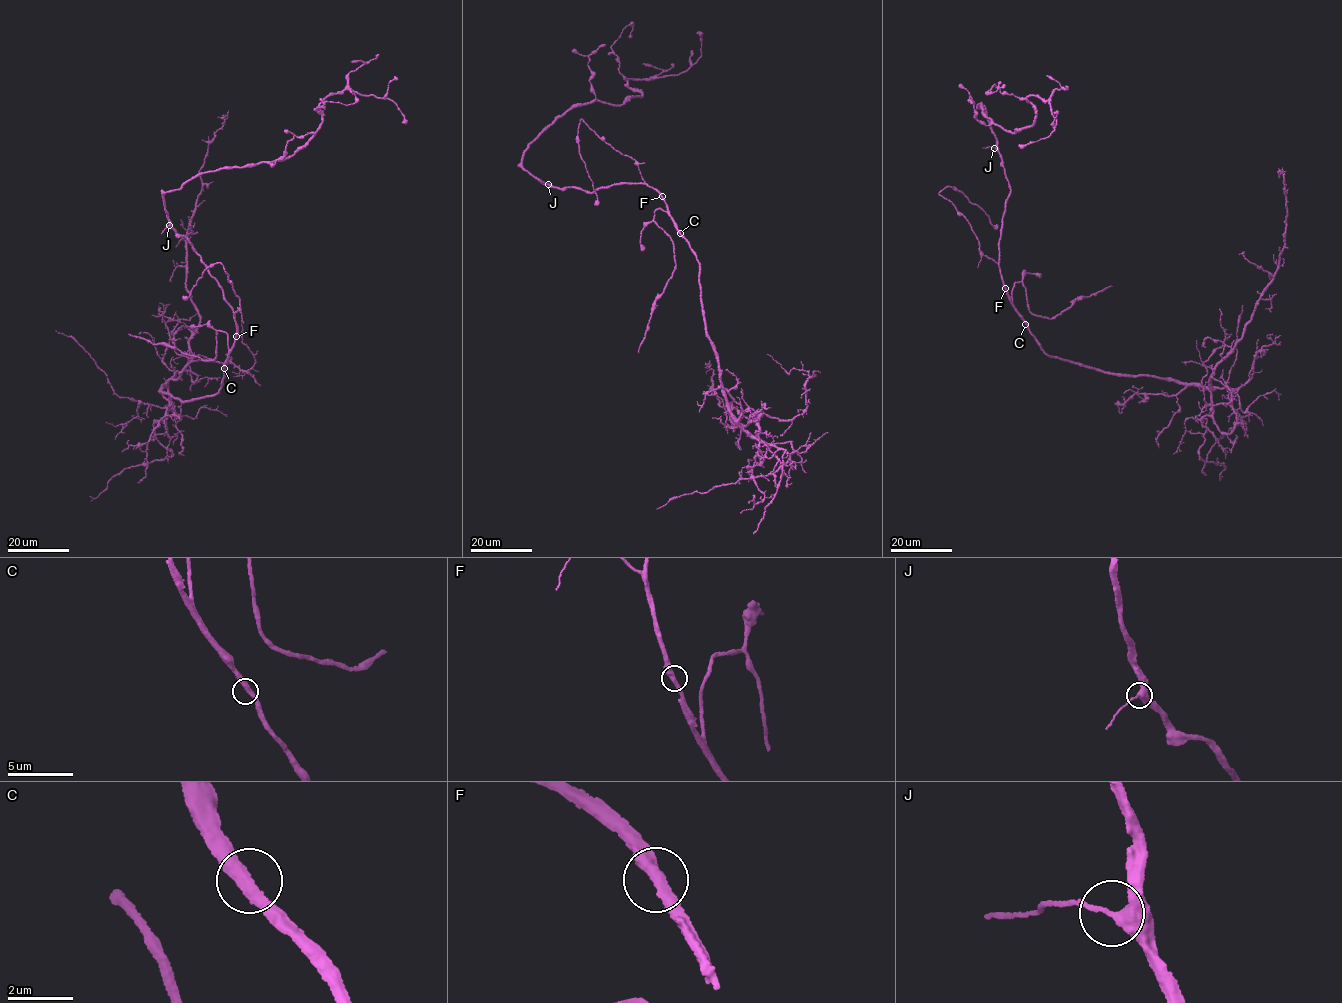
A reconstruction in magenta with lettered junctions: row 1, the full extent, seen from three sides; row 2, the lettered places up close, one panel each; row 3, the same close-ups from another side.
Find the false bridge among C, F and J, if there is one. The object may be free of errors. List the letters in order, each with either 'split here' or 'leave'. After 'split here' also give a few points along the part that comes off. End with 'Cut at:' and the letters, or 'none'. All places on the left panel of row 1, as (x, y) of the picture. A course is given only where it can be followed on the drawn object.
C: leave
F: leave
J: leave
Cut at: none

